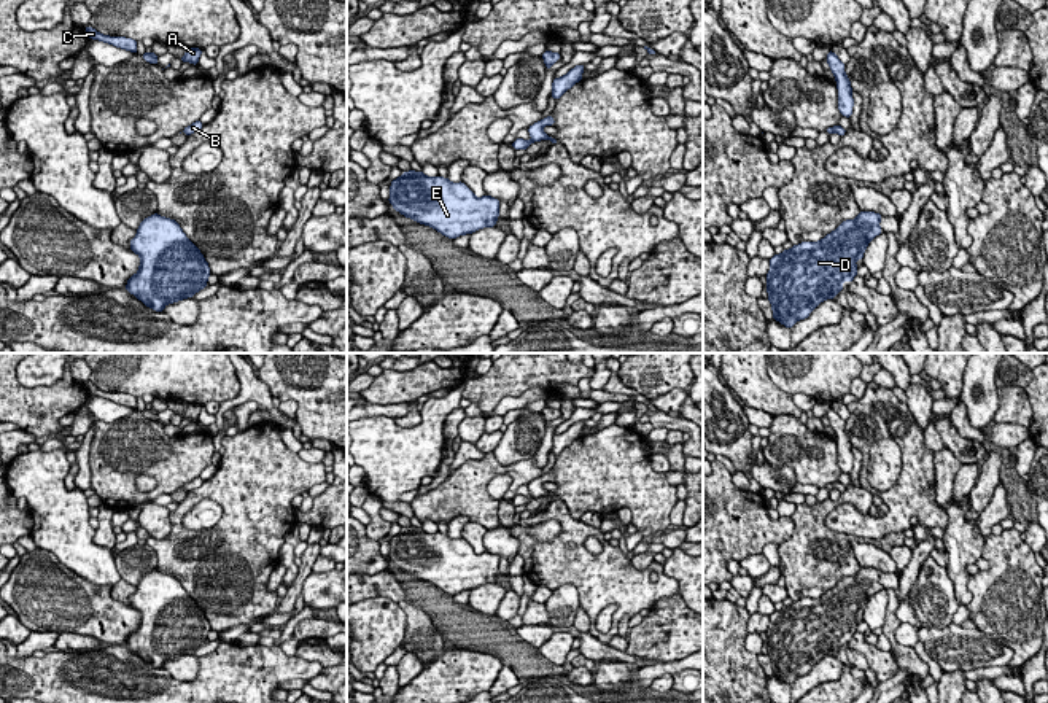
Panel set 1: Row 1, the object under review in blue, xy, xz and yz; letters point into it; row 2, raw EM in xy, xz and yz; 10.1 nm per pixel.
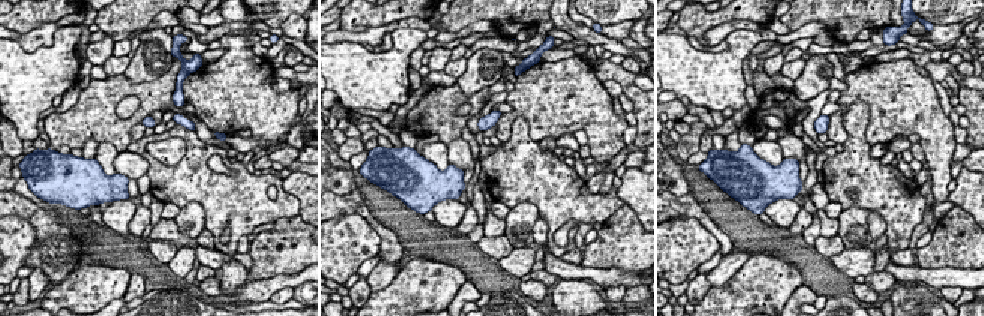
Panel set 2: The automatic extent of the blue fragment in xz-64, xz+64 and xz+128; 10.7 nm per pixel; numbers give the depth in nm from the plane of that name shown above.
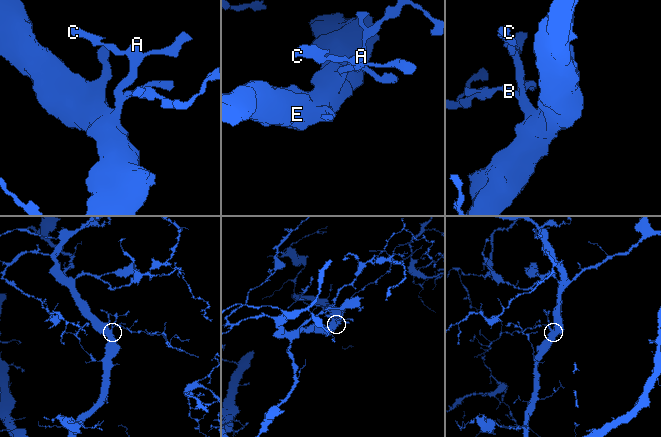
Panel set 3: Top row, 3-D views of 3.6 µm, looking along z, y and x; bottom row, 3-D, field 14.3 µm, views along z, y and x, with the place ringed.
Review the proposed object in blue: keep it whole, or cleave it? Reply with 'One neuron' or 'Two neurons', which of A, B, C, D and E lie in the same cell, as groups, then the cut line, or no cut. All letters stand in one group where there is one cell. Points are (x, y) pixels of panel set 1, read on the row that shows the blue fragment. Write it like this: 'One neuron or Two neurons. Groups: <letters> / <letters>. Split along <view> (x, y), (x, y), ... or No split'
One neuron. Groups: A B C D E. No split

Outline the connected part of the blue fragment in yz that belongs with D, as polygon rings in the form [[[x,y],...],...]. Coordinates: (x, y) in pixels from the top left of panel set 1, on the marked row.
[[[859,212],[856,219],[843,221],[833,232],[819,242],[802,242],[770,259],[767,274],[768,301],[771,302],[773,320],[786,328],[809,317],[809,313],[825,299],[833,299],[843,291],[843,282],[849,283],[857,275],[857,259],[864,259],[867,245],[883,232],[881,215],[875,212]]]

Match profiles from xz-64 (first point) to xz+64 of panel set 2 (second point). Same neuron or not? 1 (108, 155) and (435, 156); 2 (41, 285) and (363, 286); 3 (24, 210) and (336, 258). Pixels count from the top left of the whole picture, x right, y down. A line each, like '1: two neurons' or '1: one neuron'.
1: one neuron
2: two neurons
3: two neurons

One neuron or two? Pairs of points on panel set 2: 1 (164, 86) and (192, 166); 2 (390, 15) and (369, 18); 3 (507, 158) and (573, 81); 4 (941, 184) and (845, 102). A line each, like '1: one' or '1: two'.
1: two
2: one
3: two
4: one

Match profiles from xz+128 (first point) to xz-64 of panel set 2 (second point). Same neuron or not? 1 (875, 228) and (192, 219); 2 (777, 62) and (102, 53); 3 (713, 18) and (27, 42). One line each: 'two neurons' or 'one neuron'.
1: two neurons
2: one neuron
3: two neurons

